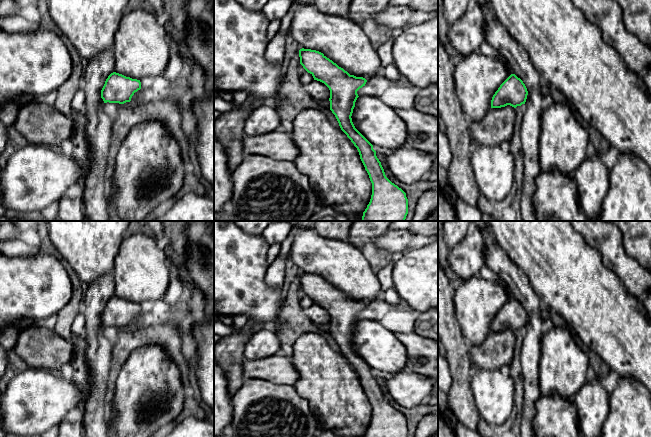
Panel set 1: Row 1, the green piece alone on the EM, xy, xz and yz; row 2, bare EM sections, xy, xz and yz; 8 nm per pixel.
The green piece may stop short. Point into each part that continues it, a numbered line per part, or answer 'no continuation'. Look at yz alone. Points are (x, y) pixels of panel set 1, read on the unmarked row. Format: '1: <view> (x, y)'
1: yz (477, 301)

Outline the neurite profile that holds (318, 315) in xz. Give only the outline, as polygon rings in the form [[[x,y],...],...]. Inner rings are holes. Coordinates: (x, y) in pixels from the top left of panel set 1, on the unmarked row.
[[[317,304],[308,307],[306,309],[306,315],[309,317],[311,322],[318,327],[323,324],[329,324],[330,322],[329,312],[324,307]]]

